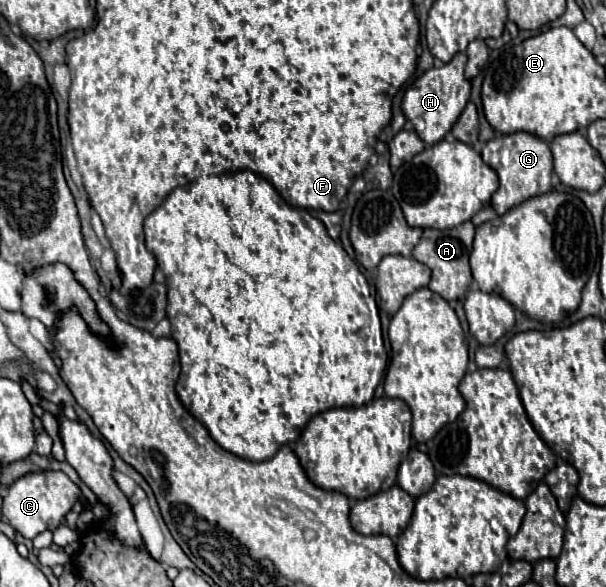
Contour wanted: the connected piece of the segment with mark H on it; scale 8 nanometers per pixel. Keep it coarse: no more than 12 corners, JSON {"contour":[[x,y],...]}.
{"contour":[[466,54],[426,70],[402,112],[428,146],[470,100]]}

